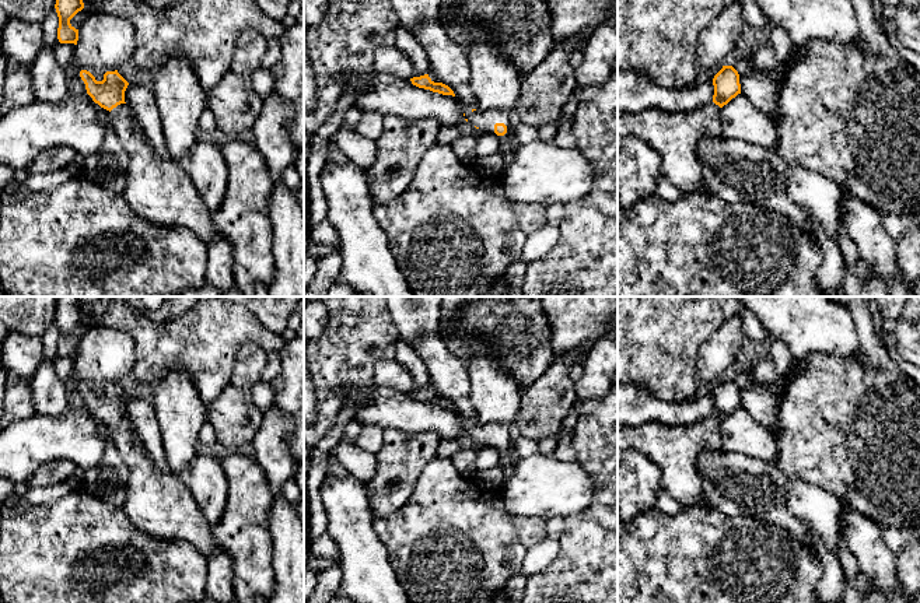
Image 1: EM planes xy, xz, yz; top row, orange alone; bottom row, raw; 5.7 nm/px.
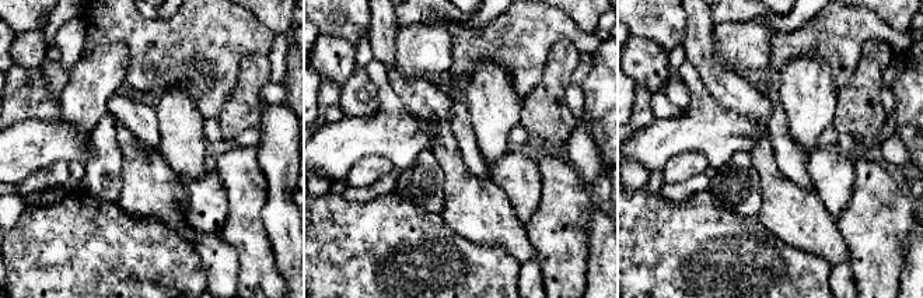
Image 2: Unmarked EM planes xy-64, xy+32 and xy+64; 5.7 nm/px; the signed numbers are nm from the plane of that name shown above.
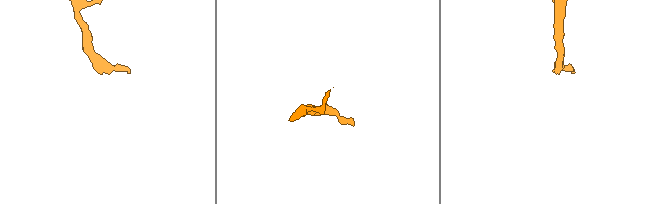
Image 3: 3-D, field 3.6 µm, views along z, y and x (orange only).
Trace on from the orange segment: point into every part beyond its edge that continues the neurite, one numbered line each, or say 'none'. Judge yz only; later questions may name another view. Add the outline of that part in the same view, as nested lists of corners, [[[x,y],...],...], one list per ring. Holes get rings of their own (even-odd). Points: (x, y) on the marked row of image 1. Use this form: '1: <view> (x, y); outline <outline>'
1: yz (677, 136); outline [[[709,104],[692,113],[668,113],[648,108],[637,113],[618,111],[618,136],[636,137],[661,155],[661,175],[675,183],[683,193],[709,192],[703,182],[702,161],[697,147],[704,136],[724,140],[721,108]]]

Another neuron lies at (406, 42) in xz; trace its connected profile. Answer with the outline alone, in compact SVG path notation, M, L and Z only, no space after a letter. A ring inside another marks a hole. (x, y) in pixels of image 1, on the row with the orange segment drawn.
M400 25L396 28L395 46L413 63L413 77L420 77L428 73L430 66L424 49L416 41L413 34Z

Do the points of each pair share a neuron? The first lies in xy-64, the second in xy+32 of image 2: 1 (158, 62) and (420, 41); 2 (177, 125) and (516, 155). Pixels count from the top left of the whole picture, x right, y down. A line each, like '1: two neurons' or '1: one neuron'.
1: two neurons
2: two neurons

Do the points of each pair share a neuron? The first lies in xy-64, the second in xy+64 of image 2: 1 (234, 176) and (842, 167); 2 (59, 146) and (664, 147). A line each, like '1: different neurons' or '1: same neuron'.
1: different neurons
2: same neuron

